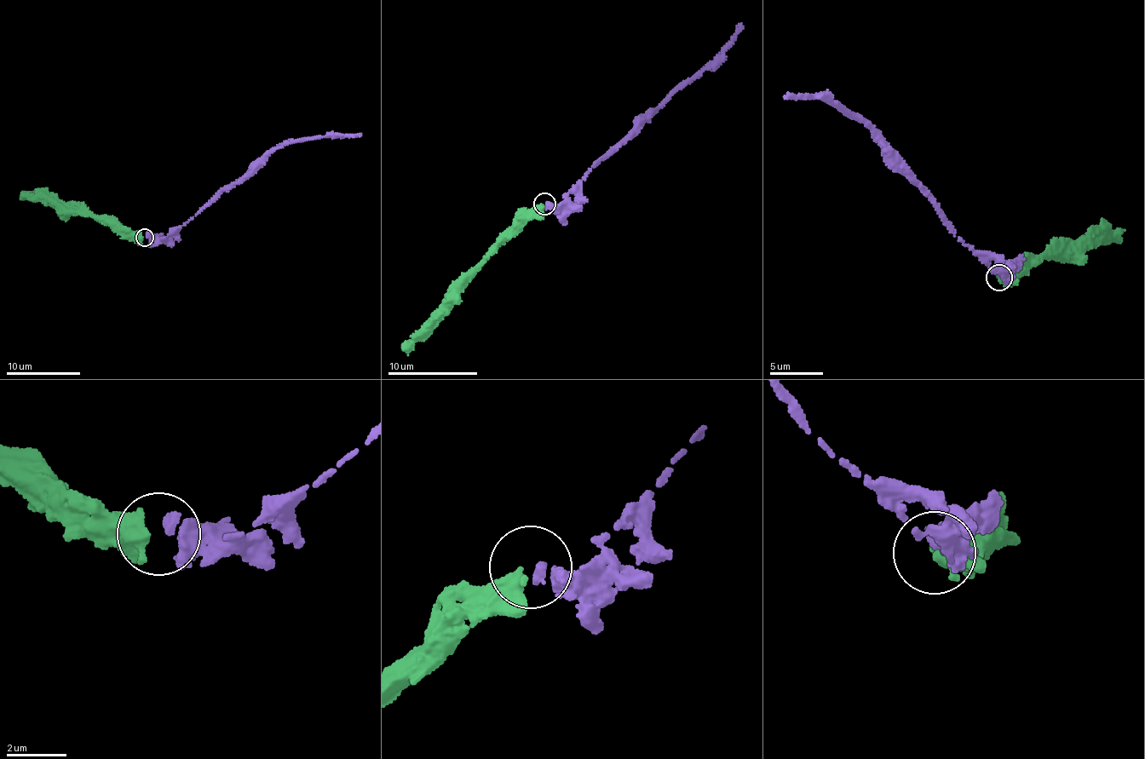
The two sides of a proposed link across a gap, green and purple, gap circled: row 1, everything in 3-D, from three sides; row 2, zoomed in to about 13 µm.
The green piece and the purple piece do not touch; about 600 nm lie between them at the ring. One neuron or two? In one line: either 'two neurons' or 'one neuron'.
one neuron

